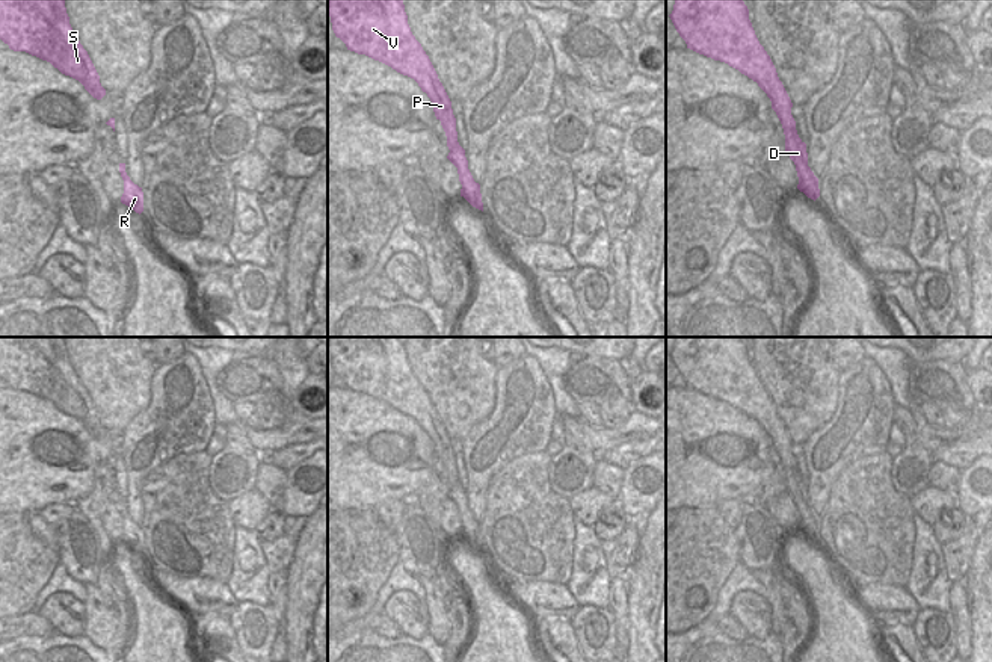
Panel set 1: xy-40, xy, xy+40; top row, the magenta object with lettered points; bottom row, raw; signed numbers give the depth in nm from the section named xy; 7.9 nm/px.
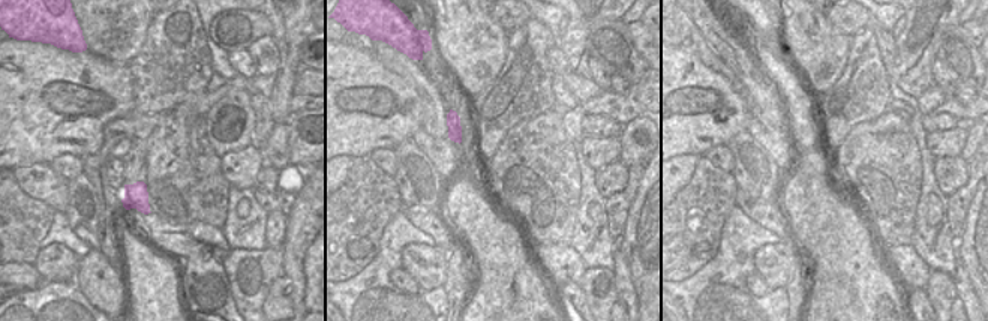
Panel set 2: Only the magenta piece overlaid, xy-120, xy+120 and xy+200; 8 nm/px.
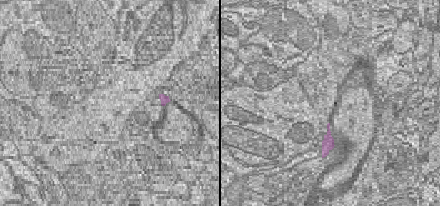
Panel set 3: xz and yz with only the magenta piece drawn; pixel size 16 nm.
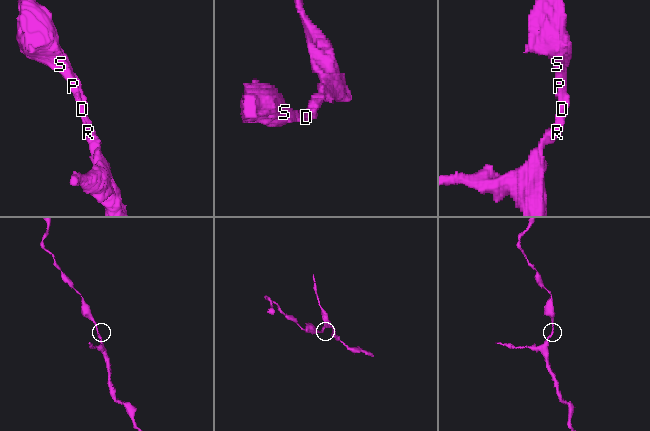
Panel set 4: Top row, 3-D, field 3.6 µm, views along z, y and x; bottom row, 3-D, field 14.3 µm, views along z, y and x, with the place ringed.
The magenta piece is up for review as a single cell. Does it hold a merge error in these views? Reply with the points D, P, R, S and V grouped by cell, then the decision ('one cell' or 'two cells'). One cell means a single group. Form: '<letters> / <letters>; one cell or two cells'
D P R S V; one cell

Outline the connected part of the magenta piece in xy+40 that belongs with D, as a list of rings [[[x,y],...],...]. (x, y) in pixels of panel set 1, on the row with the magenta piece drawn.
[[[675,0],[669,17],[687,48],[728,63],[767,94],[784,128],[785,153],[796,165],[797,189],[815,201],[820,196],[818,178],[808,166],[806,144],[799,138],[791,115],[793,103],[755,35],[744,2]]]

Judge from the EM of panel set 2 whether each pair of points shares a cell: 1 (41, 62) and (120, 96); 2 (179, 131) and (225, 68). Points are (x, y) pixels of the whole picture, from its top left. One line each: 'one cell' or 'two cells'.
1: one cell
2: two cells

